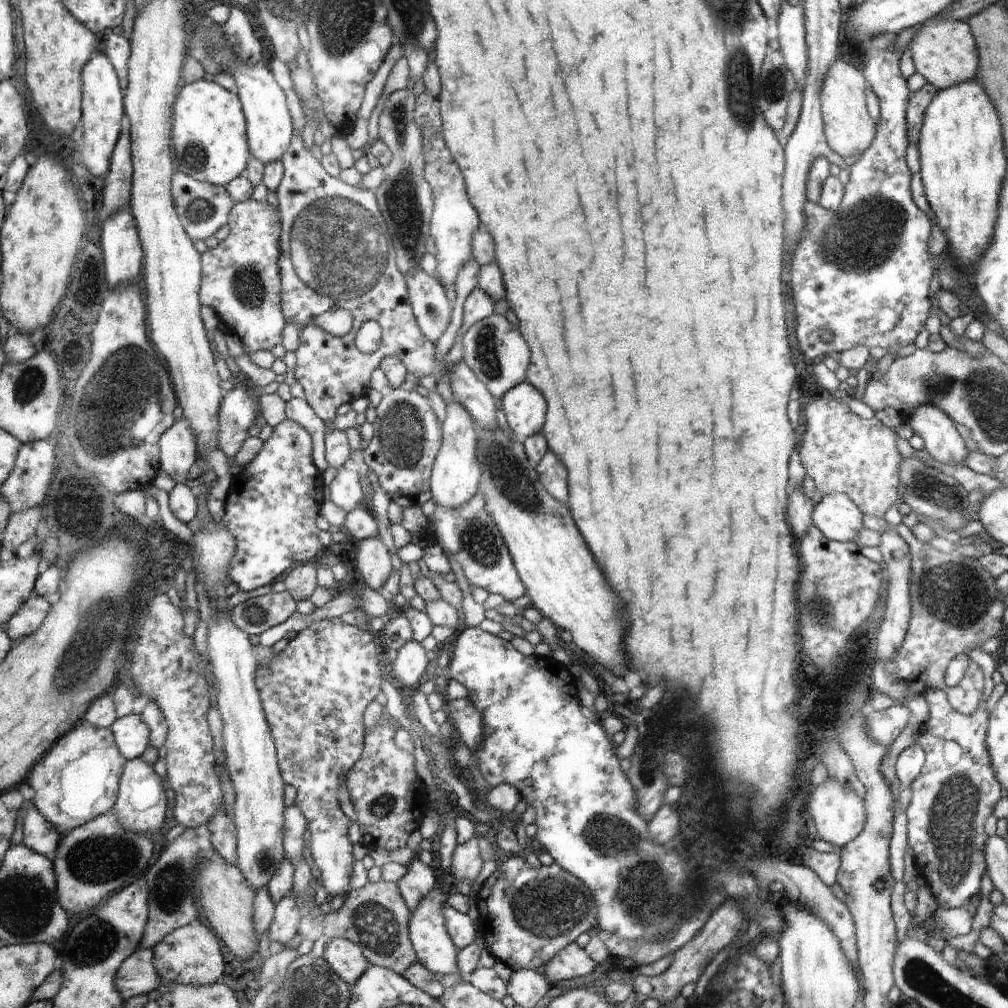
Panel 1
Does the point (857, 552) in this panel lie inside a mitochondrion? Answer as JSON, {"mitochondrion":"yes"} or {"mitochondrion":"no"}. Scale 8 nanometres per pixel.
{"mitochondrion":"no"}

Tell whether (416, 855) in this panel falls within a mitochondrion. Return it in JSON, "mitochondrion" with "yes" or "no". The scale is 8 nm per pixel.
{"mitochondrion":"no"}

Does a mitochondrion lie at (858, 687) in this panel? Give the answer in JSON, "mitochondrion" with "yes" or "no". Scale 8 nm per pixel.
{"mitochondrion":"yes"}

